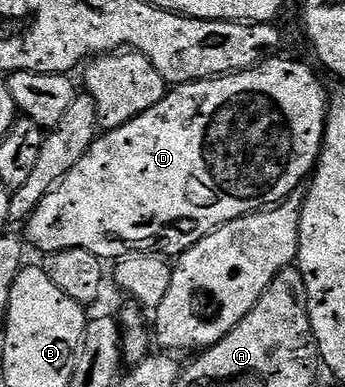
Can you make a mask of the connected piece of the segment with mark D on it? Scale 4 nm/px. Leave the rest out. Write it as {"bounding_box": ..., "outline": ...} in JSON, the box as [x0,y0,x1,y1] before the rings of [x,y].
{"bounding_box":[25,58,329,262],"outline":[[[272,58],[255,68],[247,68],[244,72],[228,72],[225,76],[214,76],[211,80],[198,80],[192,84],[177,84],[168,91],[167,96],[157,102],[145,114],[133,118],[128,124],[119,128],[104,131],[93,142],[93,146],[69,170],[69,174],[61,183],[52,188],[45,198],[41,198],[41,206],[33,210],[25,225],[25,240],[39,251],[39,254],[64,252],[65,250],[89,250],[89,254],[98,256],[104,262],[114,262],[120,256],[128,256],[134,252],[159,252],[168,258],[177,258],[187,248],[201,238],[217,230],[222,224],[233,222],[237,218],[247,216],[264,208],[283,203],[292,192],[300,191],[299,183],[306,181],[314,173],[319,163],[319,151],[323,149],[323,127],[327,124],[329,95],[323,80],[307,64],[299,60],[283,60]]]}

